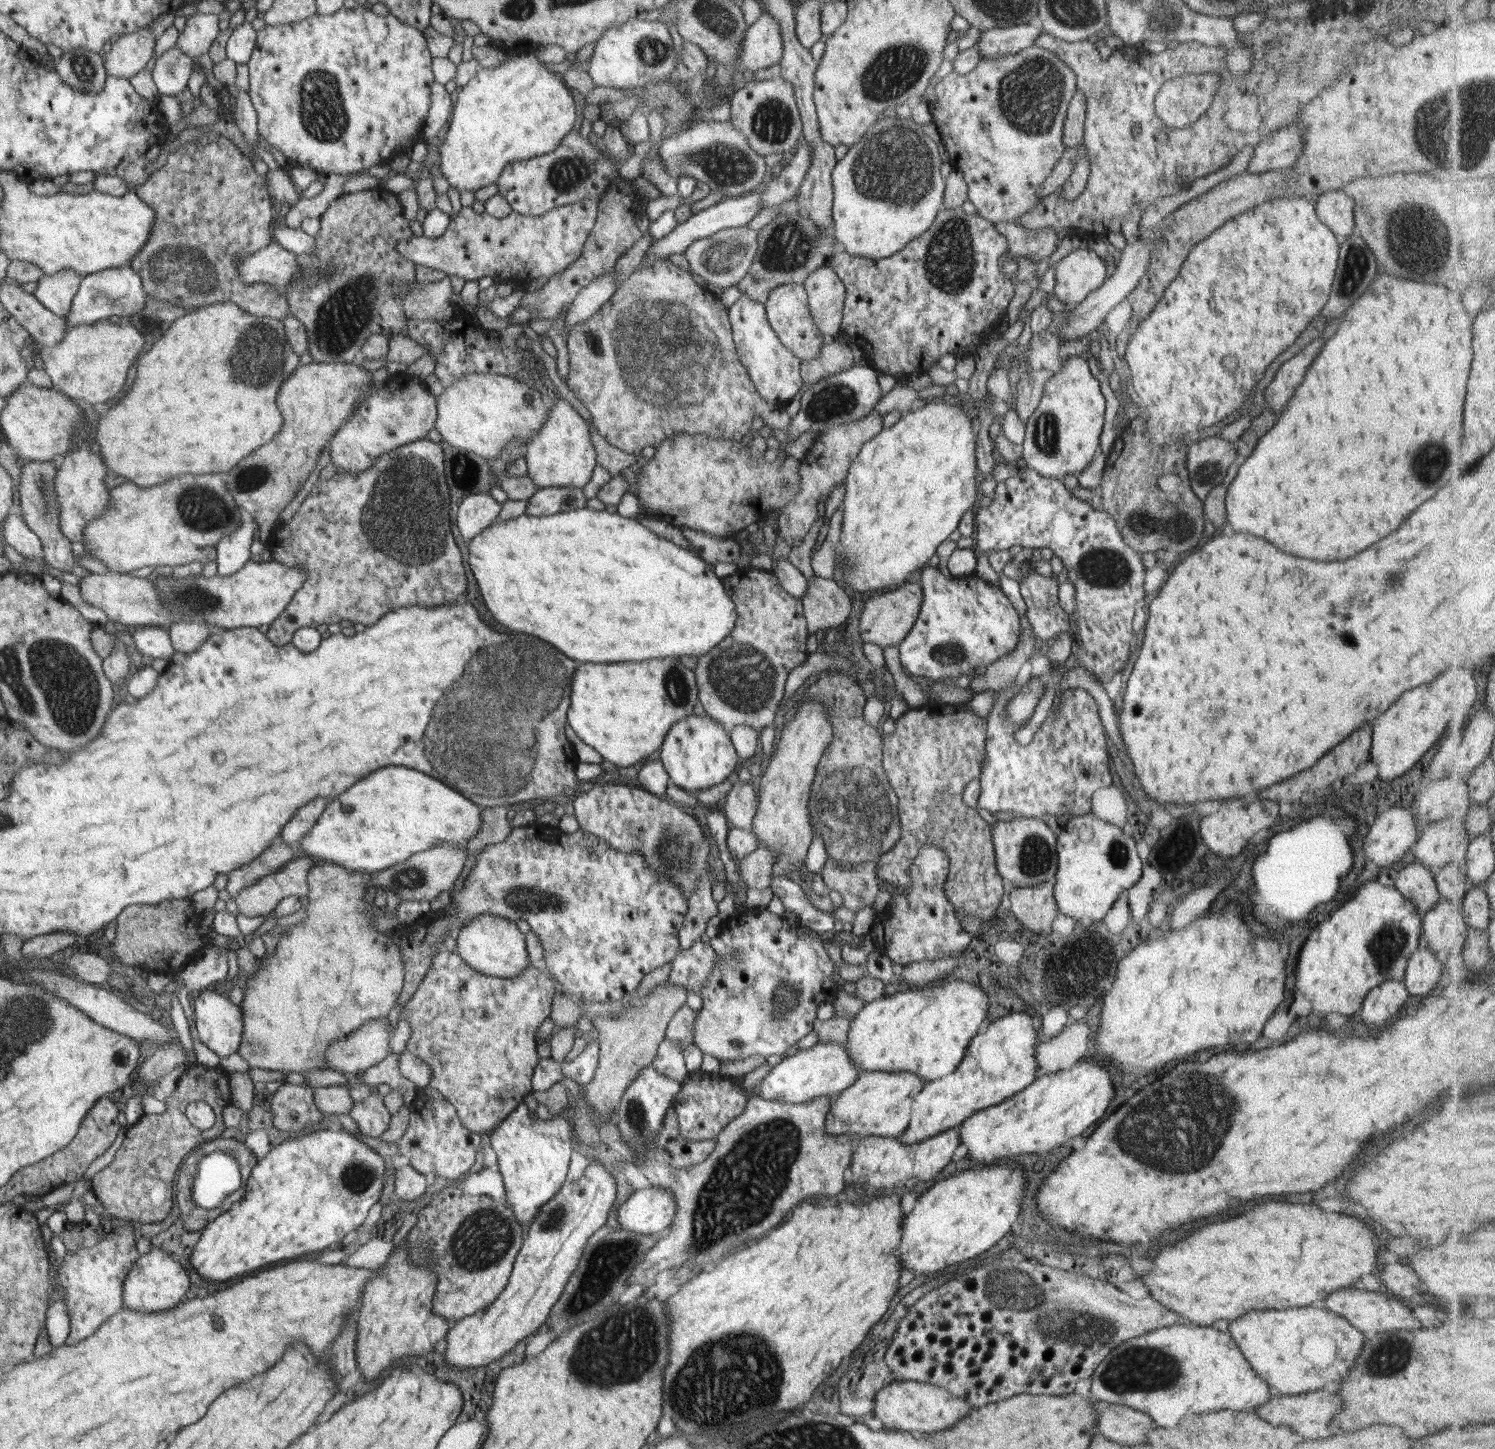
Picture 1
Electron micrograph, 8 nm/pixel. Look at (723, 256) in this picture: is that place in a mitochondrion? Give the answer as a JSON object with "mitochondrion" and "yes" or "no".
{"mitochondrion":"yes"}

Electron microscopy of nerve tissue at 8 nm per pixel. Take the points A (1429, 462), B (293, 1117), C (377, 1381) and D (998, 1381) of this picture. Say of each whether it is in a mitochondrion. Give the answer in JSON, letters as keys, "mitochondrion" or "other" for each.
{"A":"mitochondrion","B":"mitochondrion","C":"other","D":"other"}

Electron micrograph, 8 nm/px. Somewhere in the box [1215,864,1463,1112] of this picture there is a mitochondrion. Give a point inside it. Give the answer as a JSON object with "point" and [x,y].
{"point":[1385,946]}

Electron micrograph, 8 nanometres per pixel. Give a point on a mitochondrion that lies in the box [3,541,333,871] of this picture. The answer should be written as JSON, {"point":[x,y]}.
{"point":[198,599]}

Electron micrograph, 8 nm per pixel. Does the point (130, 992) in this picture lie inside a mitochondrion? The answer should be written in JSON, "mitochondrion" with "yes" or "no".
{"mitochondrion":"no"}

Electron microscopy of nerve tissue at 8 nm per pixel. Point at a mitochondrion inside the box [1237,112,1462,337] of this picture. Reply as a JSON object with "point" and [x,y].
{"point":[1417,241]}

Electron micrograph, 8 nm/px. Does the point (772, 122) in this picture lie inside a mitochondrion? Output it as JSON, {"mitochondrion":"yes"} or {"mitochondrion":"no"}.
{"mitochondrion":"yes"}

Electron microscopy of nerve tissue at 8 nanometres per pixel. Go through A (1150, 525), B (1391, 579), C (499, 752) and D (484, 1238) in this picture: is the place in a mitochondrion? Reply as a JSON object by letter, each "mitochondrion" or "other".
{"A":"mitochondrion","B":"mitochondrion","C":"mitochondrion","D":"mitochondrion"}

